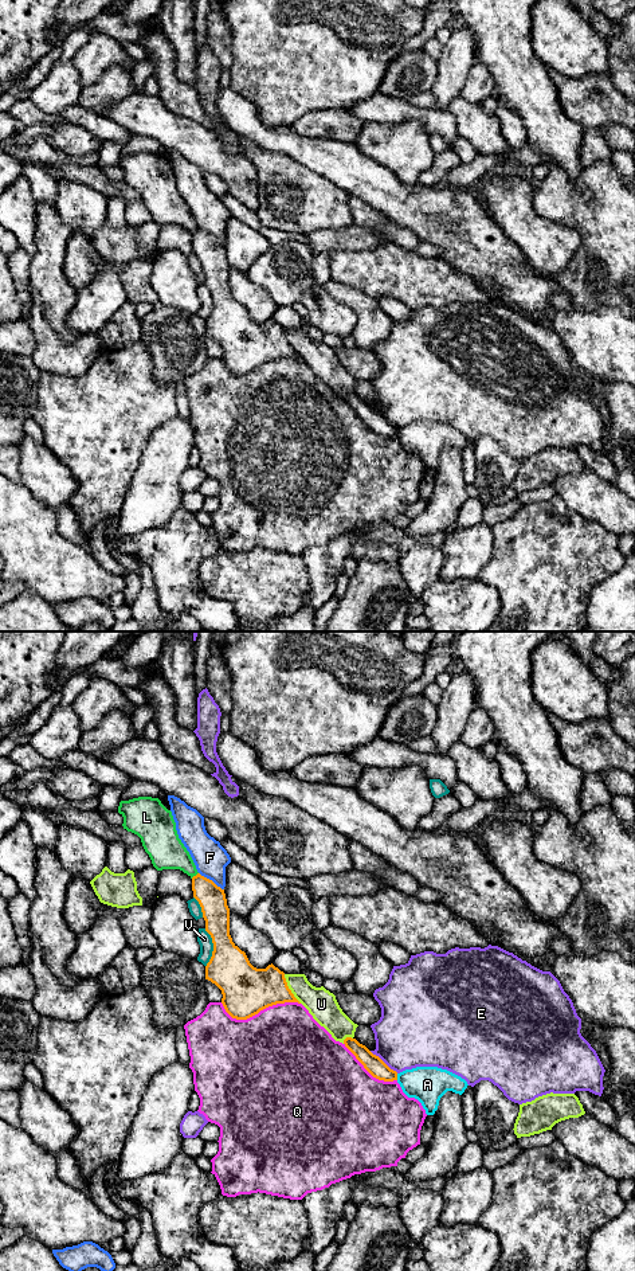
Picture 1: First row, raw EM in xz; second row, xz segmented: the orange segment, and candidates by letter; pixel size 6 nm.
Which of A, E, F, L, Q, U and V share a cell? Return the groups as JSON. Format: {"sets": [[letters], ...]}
{"sets": [["A"], ["E"], ["F"], ["L"], ["Q"], ["U"], ["V"]]}

